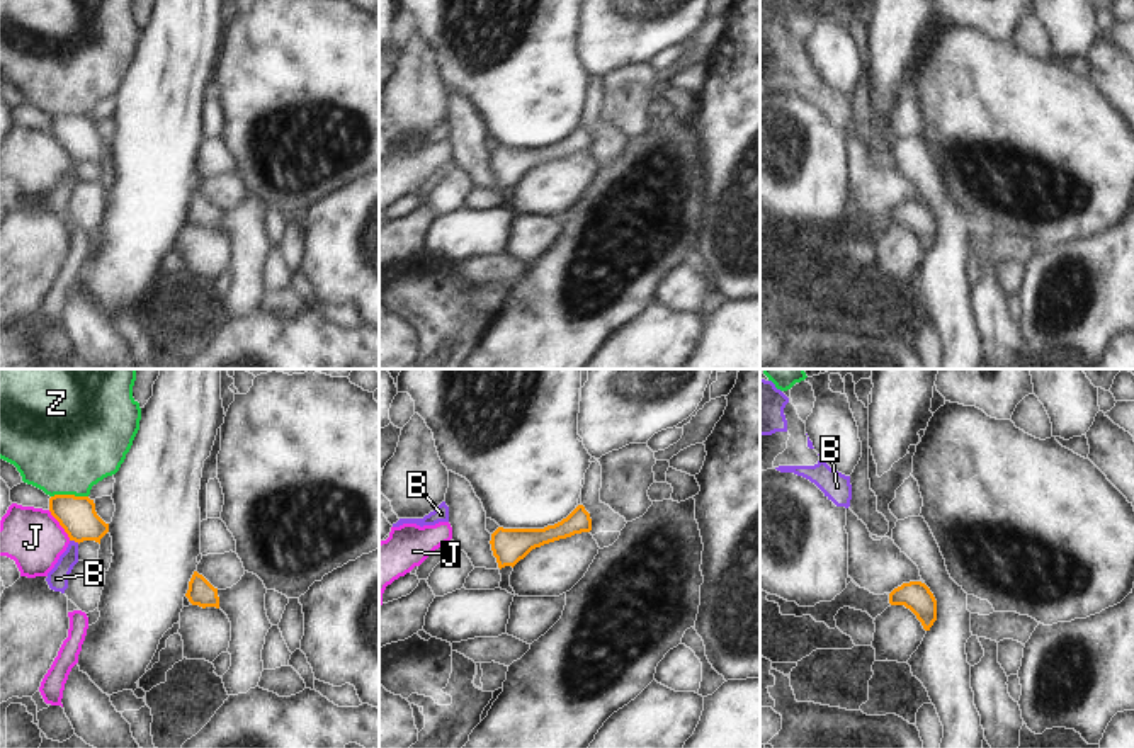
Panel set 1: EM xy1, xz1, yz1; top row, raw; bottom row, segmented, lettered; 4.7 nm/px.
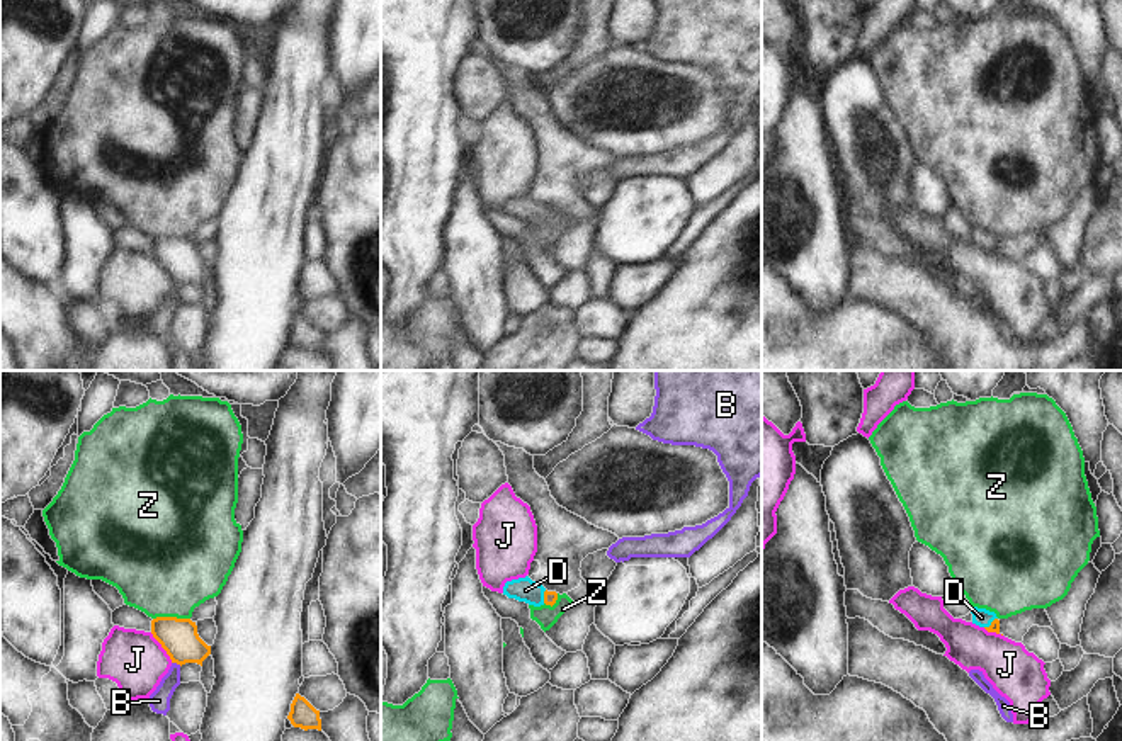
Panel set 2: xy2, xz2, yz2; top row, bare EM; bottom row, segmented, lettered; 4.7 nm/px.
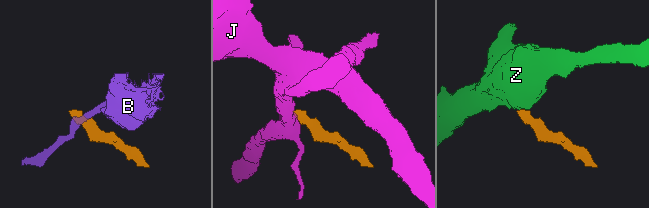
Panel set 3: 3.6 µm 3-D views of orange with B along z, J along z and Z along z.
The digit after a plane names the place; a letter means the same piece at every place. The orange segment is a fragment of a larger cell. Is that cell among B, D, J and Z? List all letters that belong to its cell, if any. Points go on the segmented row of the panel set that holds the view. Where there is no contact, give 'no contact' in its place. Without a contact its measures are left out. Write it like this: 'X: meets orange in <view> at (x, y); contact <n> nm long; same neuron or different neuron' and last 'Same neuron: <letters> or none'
B: meets orange in xy1 at (75, 541); contact 50 nm long; different neuron
D: meets orange in xz2 at (544, 597); contact 70 nm long; same neuron
J: meets orange in xy1 at (60, 524); contact 180 nm long; different neuron
Z: meets orange in xy1 at (68, 495); contact 180 nm long; different neuron
Same neuron: D

